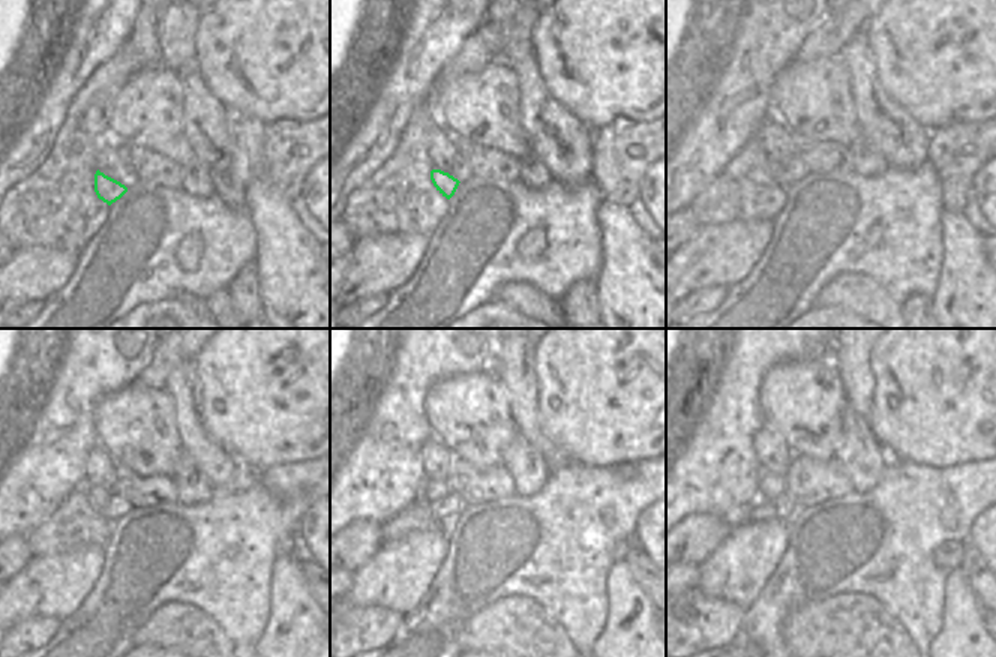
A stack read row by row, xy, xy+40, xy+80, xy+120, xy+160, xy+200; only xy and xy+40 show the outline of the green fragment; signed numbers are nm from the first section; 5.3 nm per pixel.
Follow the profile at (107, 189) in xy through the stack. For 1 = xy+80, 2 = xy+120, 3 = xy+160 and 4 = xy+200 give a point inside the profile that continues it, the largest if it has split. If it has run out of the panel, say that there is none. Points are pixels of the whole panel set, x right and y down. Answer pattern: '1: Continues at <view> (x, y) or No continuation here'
1: Continues at xy+80 (777, 173)
2: Continues at xy+120 (98, 497)
3: Continues at xy+160 (432, 491)
4: Continues at xy+200 (770, 486)

